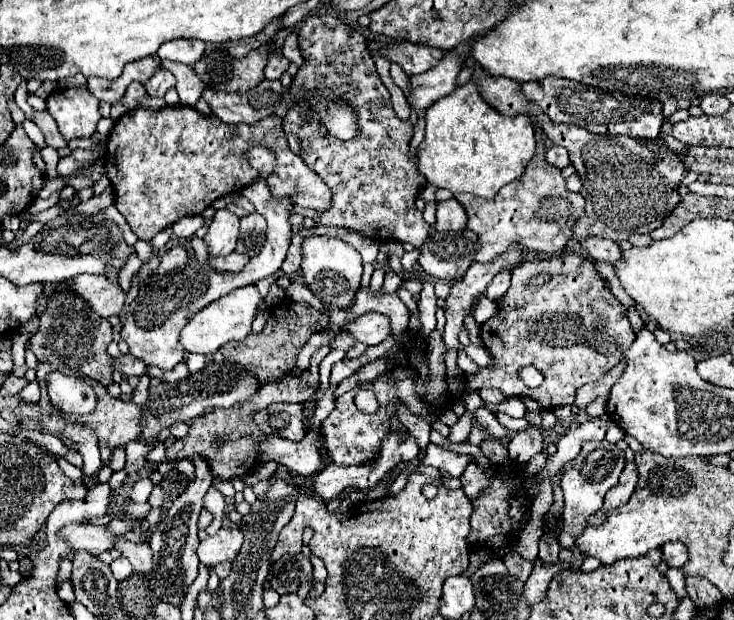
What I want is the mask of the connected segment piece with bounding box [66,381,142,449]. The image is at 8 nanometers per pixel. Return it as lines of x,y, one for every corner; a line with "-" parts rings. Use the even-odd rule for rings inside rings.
92,381
92,387
98,395
96,411
80,417
66,417
70,423
90,425
98,437
98,447
124,447
128,441
138,439
140,435
140,415
142,407
132,401
114,399
108,395
106,387
98,381

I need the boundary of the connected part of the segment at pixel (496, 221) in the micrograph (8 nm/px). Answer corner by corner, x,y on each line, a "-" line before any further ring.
534,157
524,175
504,185
492,199
474,197
468,193
458,193
454,199
458,199
468,215
466,227
478,235
480,249
474,257
478,263
494,261
494,257
506,253
506,249
512,245
518,245
530,253
560,253
560,249
564,249
572,237
574,221
584,213
584,197
568,191
560,169
550,165
544,157

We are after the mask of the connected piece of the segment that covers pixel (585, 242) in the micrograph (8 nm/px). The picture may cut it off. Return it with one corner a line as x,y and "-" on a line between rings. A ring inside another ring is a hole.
586,237
580,241
580,245
588,251
588,255
592,259
600,259
600,261
608,261
608,263
616,263
620,261
620,247
618,243
610,241
610,239
604,239
604,237

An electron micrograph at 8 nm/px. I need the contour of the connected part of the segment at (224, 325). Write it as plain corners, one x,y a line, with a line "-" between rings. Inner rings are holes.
254,285
236,289
232,293
228,293
226,297
220,297
218,301
210,303
208,307
204,307
202,311
198,311
182,329
180,333
180,341
182,347
188,353
202,353
202,355
212,355
216,349
220,349
224,343
228,341
238,341
244,339
246,333
250,333
250,325
254,319
254,311
256,305
260,303
260,295
256,291

